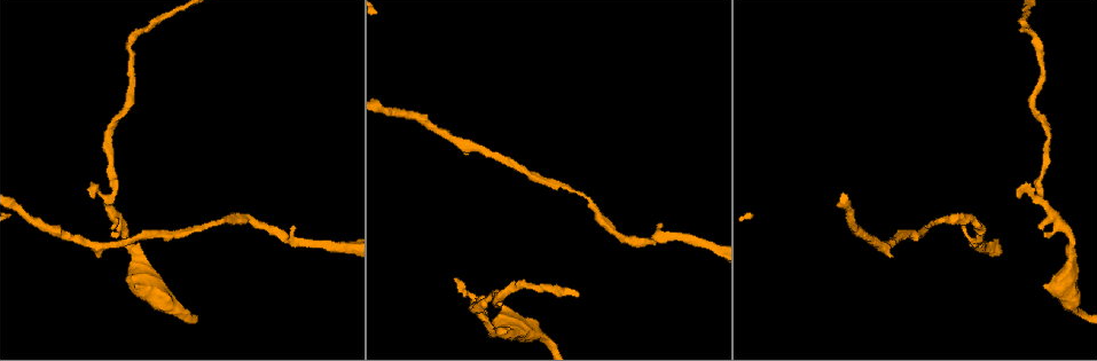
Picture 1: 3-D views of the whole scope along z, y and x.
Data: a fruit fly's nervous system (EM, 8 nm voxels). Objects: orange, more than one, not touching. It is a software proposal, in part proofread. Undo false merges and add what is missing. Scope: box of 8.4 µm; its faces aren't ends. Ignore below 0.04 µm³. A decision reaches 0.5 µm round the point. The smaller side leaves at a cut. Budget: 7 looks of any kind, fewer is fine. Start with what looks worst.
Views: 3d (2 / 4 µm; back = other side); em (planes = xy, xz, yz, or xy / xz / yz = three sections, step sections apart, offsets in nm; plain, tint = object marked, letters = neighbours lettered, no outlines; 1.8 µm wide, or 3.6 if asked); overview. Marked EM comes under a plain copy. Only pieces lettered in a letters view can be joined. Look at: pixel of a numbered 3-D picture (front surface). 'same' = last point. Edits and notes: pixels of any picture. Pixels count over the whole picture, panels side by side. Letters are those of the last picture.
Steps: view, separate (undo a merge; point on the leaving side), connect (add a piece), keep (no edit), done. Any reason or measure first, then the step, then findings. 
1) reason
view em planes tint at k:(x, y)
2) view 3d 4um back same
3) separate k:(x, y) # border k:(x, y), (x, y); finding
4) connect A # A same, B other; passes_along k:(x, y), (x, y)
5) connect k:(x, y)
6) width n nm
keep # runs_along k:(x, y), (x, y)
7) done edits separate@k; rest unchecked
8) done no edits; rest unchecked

branch stops here
view 3d 4um back at 1:(89, 195)

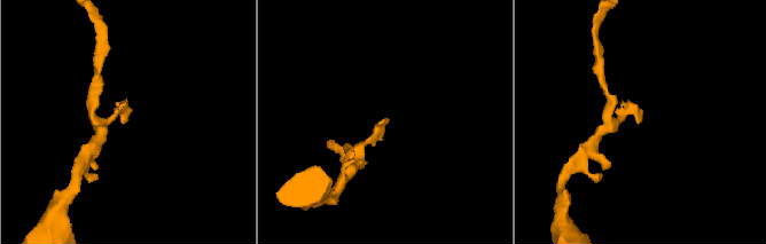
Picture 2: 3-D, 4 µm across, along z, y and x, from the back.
view em planes letters at 2:(382, 119)

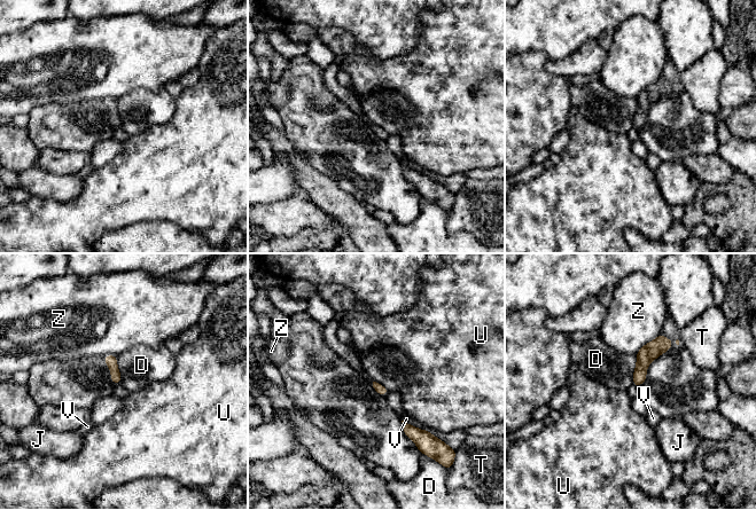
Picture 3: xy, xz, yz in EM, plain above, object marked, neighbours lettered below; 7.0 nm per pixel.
keep # D other, J other, T other, U other, V other, Z other; border 3:(636, 354), (632, 383); none of them fits

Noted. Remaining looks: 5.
thick turns thin
view 3d 2um at 1:(135, 257)

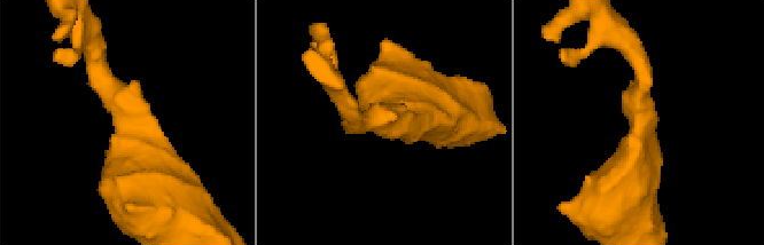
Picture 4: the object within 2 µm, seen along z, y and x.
arm_widths 160, 500 nm; need the tissue
view em planes letters at 4:(390, 118)

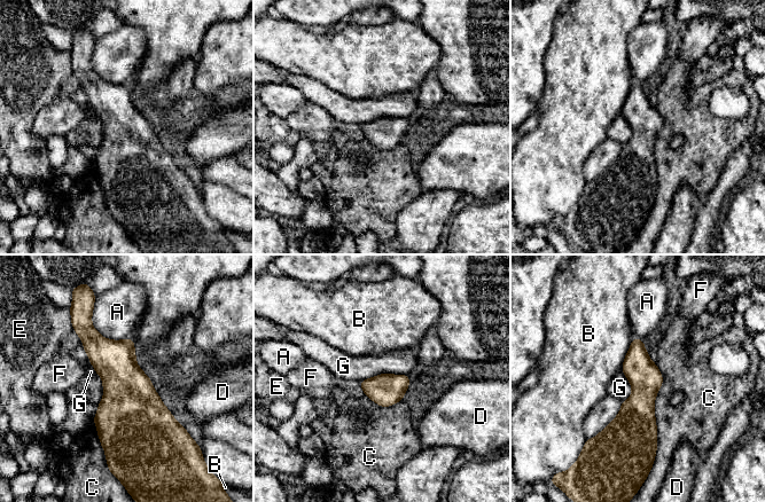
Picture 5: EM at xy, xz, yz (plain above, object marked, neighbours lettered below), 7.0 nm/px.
keep # A other, B other, C other, D other, E other, F other, G other; one cell here

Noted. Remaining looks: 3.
an open end
view em 3.6um planes letters at 1:(660, 222)

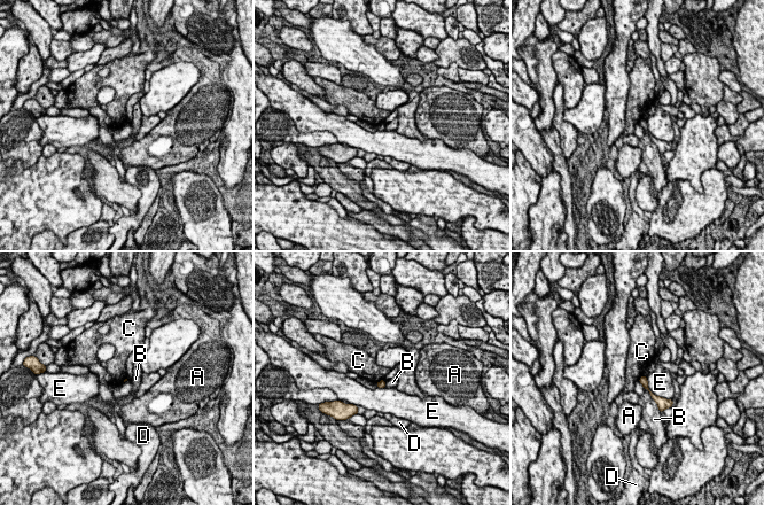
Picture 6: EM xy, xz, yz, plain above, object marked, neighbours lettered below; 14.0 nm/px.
keep # A other, B other, C other, D other, E other; runs_along 6:(642, 379), (647, 389), (664, 402); no lettered piece goes on from it

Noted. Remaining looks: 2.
done no edits; rest unchecked

